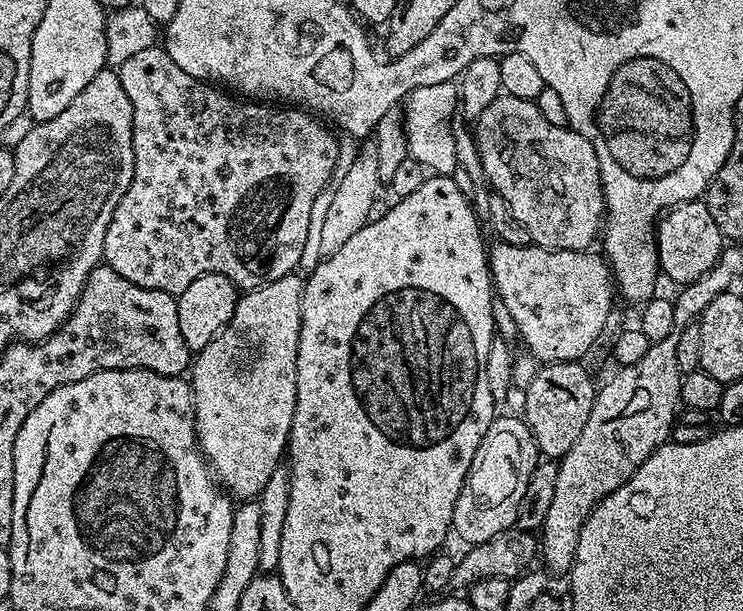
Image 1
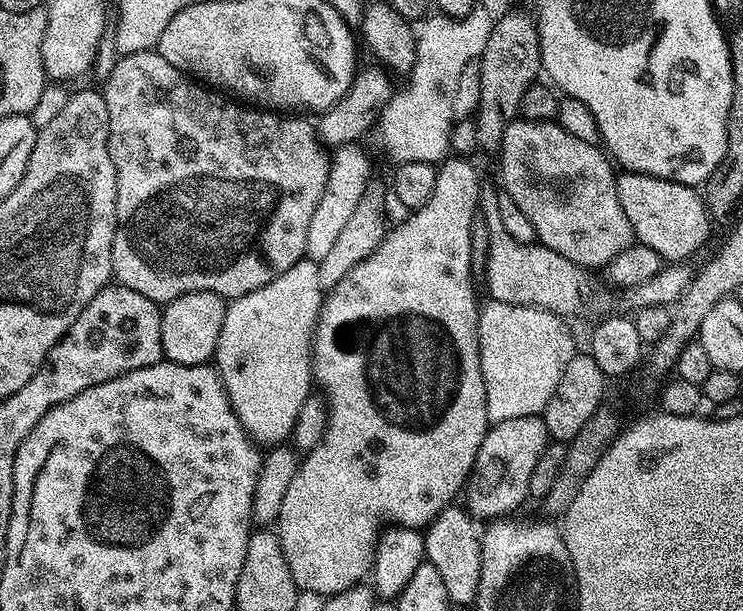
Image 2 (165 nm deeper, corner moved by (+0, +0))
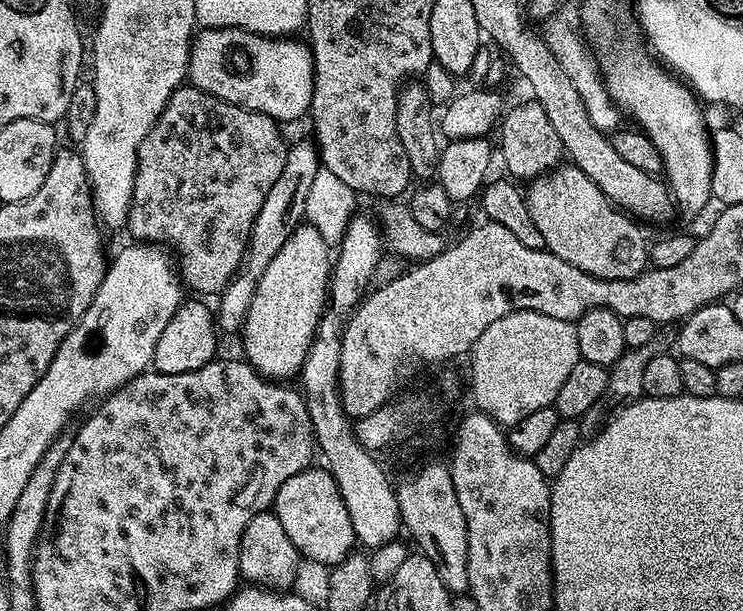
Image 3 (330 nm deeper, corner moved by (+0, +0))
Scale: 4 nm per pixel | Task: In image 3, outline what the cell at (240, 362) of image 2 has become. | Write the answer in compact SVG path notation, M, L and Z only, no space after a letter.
M305 222L286 238L286 246L282 246L282 250L274 254L274 262L266 266L266 274L262 274L254 290L242 329L243 359L261 376L284 382L289 379L287 376L295 377L304 365L330 296L334 260L328 251L330 245L312 224Z

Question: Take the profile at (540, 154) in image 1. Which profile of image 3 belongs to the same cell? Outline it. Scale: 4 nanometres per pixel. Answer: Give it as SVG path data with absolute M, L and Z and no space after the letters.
M564 162L537 176L527 185L526 199L530 218L534 218L544 239L544 248L562 258L562 262L607 280L629 280L649 267L650 240L644 237L640 229L643 227L609 202L575 164Z

